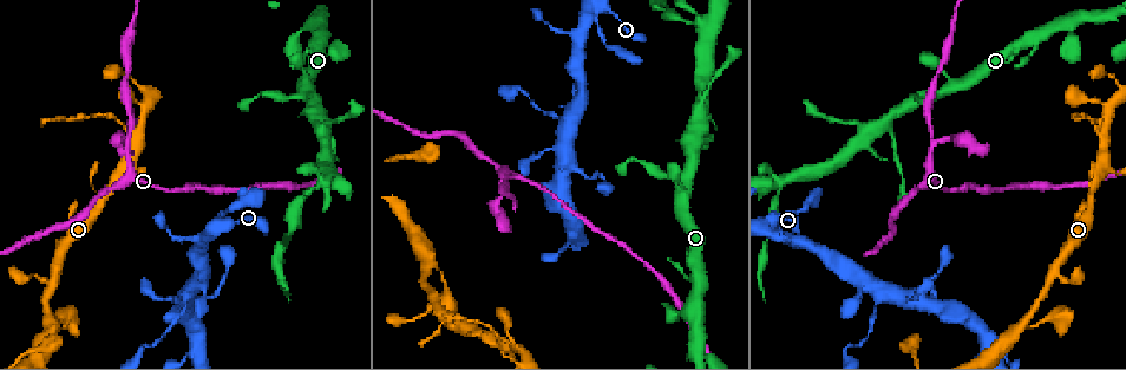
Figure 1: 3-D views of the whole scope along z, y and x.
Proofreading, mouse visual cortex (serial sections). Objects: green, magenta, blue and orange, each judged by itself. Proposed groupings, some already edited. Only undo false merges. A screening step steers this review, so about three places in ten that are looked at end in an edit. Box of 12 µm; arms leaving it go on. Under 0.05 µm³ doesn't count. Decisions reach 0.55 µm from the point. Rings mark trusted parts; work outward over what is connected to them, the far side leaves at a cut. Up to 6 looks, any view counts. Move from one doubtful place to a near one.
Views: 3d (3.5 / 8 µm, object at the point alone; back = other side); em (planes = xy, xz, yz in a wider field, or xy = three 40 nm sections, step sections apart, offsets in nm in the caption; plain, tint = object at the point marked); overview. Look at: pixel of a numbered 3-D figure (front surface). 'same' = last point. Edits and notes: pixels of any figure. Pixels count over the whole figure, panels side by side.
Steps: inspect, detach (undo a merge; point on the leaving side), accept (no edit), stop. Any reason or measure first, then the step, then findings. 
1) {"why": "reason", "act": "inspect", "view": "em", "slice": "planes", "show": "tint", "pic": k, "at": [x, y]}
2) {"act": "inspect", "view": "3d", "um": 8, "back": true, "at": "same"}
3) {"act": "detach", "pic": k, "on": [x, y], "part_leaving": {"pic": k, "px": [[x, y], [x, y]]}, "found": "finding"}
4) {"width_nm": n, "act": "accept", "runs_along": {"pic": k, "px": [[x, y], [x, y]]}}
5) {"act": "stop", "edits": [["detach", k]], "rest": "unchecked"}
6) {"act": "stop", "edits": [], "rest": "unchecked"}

{"why": "side arm on a straight run", "act": "inspect", "view": "3d", "um": 8, "pic": 1, "at": [929, 147]}

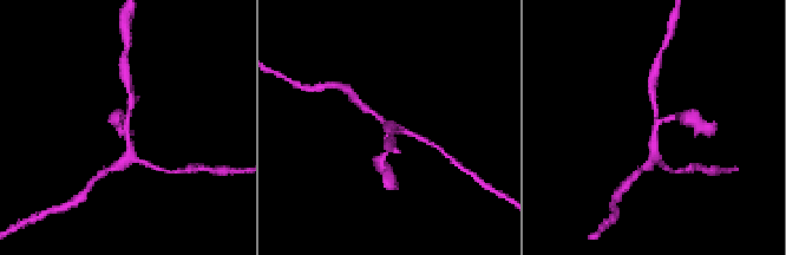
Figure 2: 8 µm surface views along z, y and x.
{"act": "inspect", "view": "em", "slice": "planes", "show": "tint", "pic": 2, "at": [129, 125]}

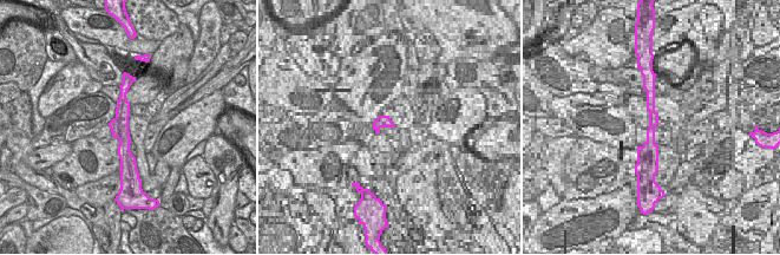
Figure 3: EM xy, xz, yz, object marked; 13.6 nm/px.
{"arm_widths_nm": [150, 200, 250], "act": "detach", "pic": 2, "on": [679, 116], "part_leaving": {"pic": 2, "px": [[657, 124], [680, 115], [698, 125]]}, "found": "two cells meet here"}

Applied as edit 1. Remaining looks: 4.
{"why": "small branch off a trunk", "act": "inspect", "view": "3d", "um": 8, "pic": 1, "at": [1103, 143]}

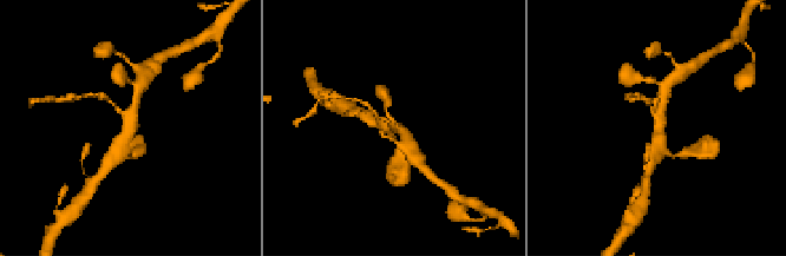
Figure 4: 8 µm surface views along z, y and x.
{"arms": 3, "arm_widths_nm": [150, 300, 350], "act": "inspect", "view": "em", "slice": "xy", "step": 1, "show": "tint", "pic": 4, "at": [391, 126]}

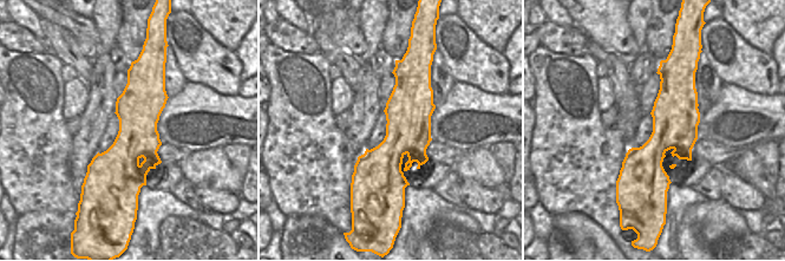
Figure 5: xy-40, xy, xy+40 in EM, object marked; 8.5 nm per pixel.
{"act": "detach", "pic": 4, "on": [102, 96], "part_leaving": {"pic": 4, "px": [[119, 111], [103, 94], [80, 96]]}, "found": "a second cell is stuck on"}

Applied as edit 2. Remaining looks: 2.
{"act": "stop", "edits": [["detach", 2], ["detach", 4]], "rest": "unchecked"}

